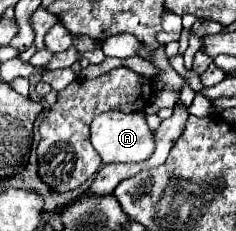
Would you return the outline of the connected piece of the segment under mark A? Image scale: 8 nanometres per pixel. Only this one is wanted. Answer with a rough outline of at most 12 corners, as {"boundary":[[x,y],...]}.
{"boundary":[[107,111],[90,125],[103,163],[139,163],[155,151],[143,111]]}

